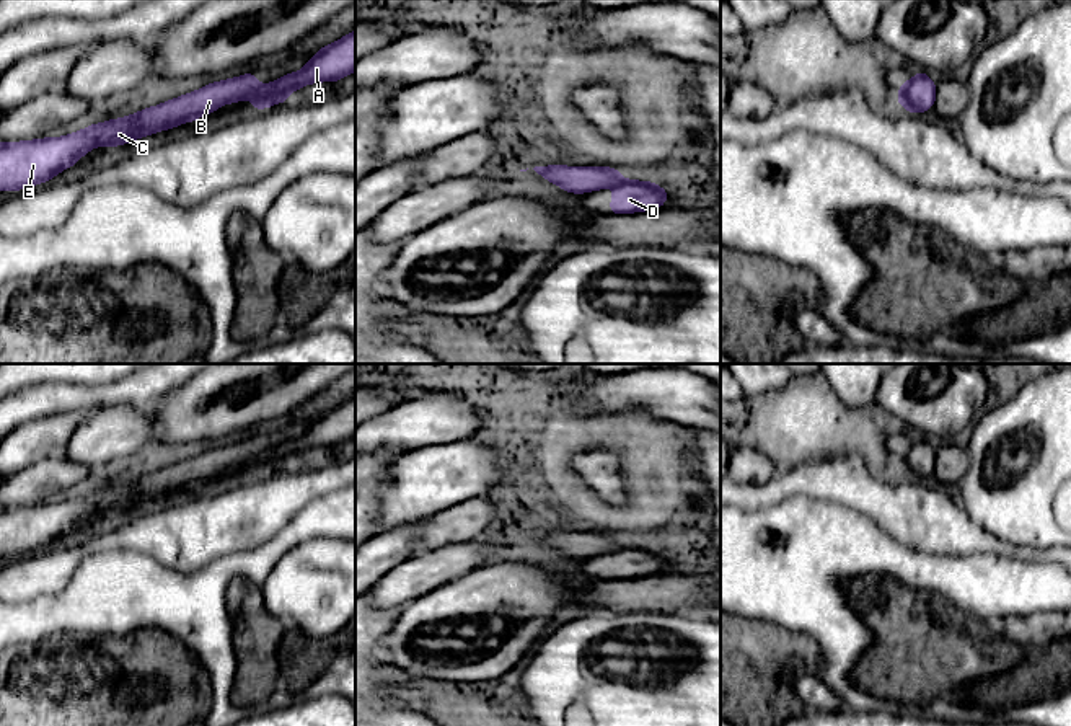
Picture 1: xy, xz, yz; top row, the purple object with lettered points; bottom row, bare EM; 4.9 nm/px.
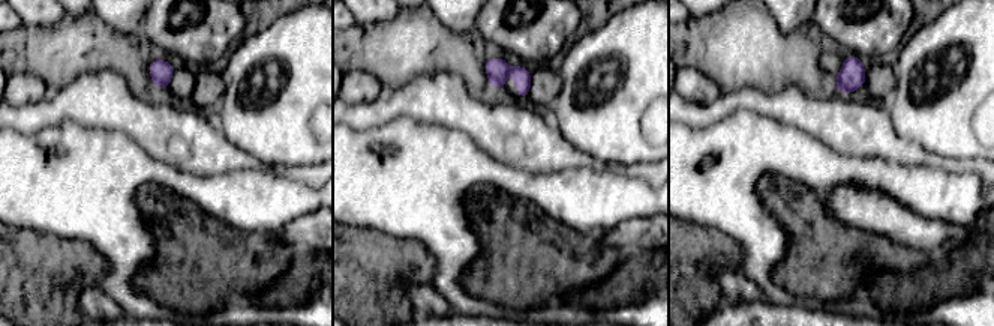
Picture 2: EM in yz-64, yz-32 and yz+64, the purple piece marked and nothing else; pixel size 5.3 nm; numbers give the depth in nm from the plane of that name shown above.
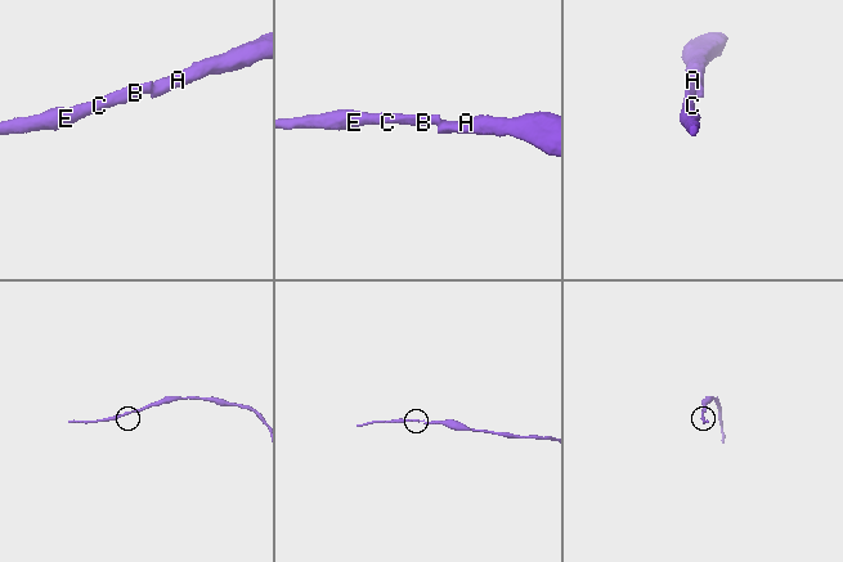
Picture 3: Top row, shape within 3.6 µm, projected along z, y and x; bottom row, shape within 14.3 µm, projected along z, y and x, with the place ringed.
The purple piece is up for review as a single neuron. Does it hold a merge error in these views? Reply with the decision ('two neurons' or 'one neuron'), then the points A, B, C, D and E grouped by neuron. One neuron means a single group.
two neurons | A D / B C E

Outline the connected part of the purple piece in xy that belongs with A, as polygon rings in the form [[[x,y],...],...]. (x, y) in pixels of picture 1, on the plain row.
[[[355,395],[339,406],[318,414],[318,419],[295,439],[285,439],[277,447],[261,450],[251,458],[253,476],[289,465],[290,458],[316,447],[339,447],[355,437]]]

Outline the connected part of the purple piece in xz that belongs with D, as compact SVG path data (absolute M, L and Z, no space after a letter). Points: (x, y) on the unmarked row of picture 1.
M624 547L610 564L610 579L629 579L659 574L668 564L668 556L650 547Z

